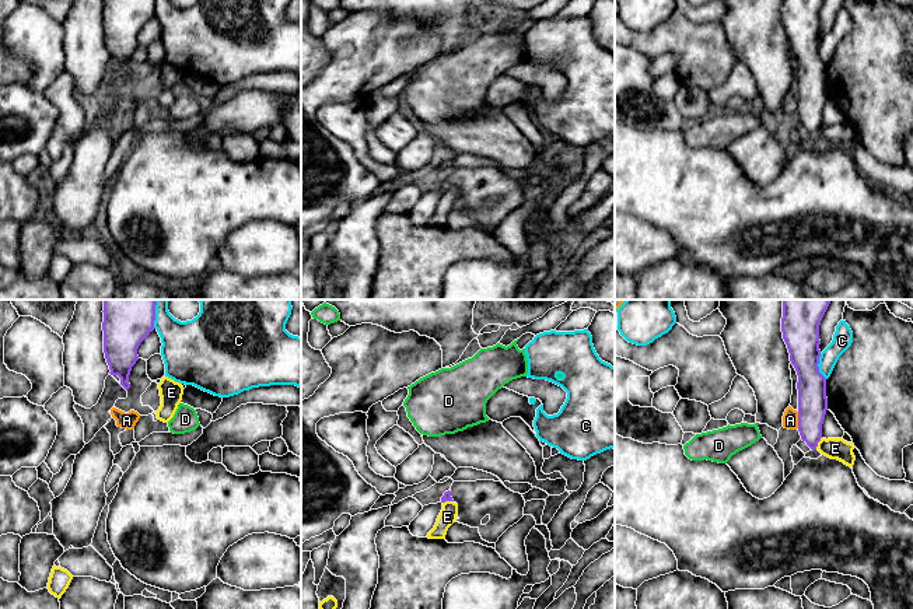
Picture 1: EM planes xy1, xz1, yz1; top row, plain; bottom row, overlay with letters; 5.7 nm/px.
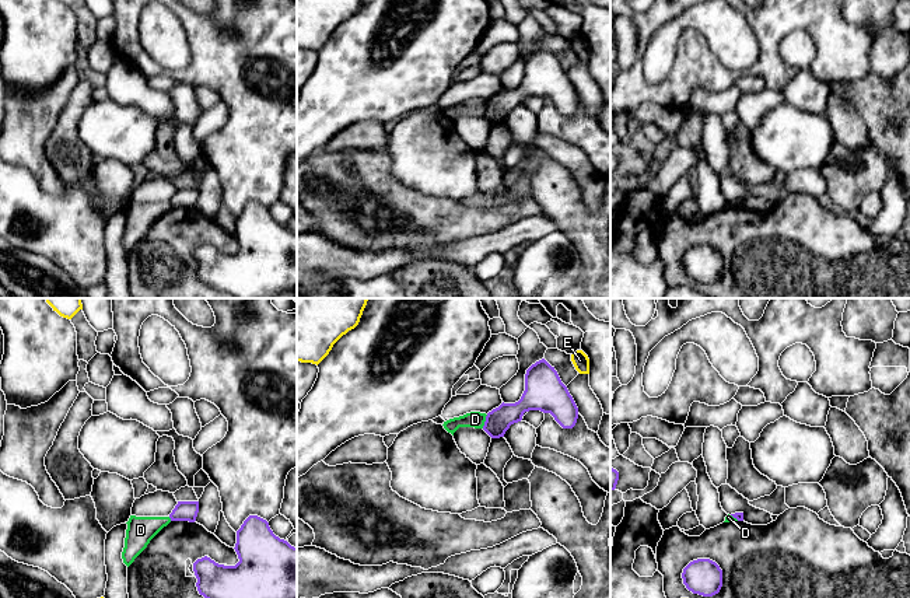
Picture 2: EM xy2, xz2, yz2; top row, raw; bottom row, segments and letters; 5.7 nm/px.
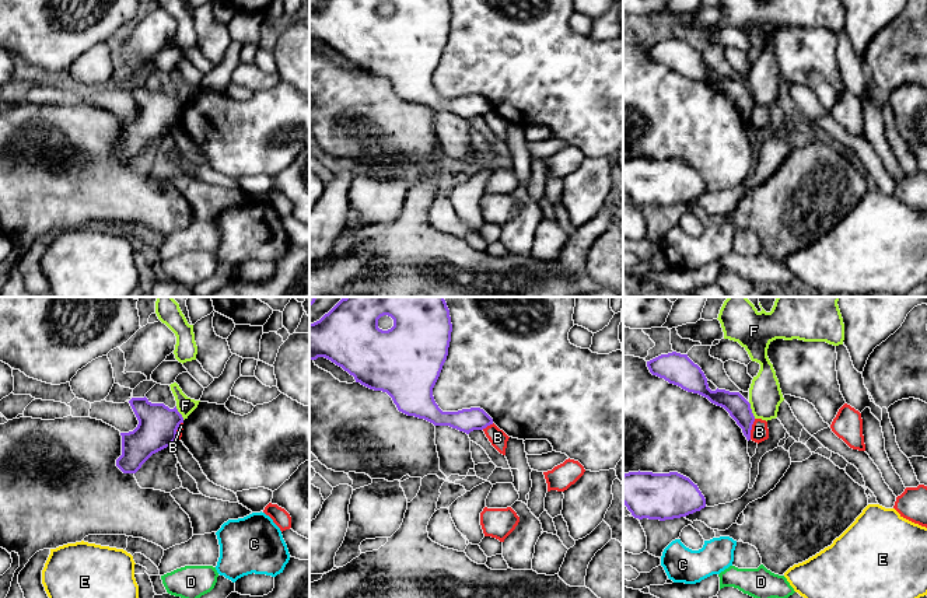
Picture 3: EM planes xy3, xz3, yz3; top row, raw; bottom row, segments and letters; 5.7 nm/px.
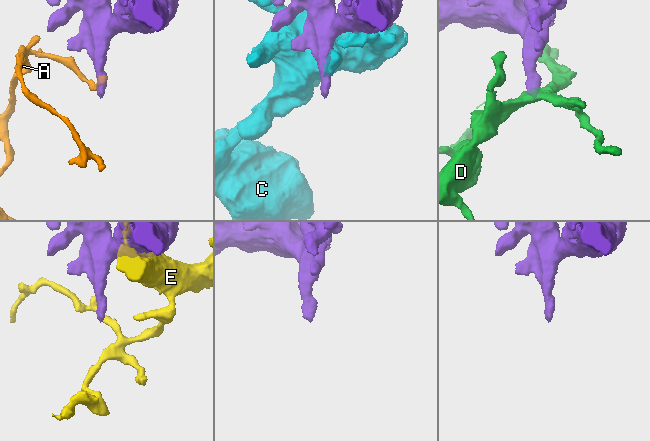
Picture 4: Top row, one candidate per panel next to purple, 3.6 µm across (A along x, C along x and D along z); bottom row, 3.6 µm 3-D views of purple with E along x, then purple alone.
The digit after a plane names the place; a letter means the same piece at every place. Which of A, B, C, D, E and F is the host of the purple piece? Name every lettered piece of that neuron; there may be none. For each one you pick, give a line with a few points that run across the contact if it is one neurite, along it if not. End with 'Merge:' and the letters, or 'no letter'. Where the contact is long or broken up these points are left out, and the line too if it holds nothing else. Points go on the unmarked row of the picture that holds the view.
Merge: no letter

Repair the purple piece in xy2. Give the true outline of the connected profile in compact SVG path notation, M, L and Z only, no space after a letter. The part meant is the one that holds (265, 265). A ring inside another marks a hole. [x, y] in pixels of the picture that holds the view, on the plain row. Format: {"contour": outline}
{"contour": "M249 202L237 217L235 238L239 248L235 252L218 251L204 242L193 249L200 281L237 298L274 298L287 290L297 290L297 234L273 220L269 209L258 202Z"}

